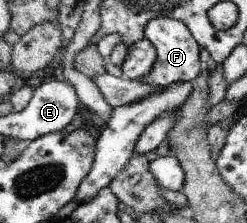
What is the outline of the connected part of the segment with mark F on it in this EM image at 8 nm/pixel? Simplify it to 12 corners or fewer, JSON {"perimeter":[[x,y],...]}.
{"perimeter":[[157,16],[143,38],[156,60],[139,82],[166,88],[190,82],[199,48],[180,21]]}

